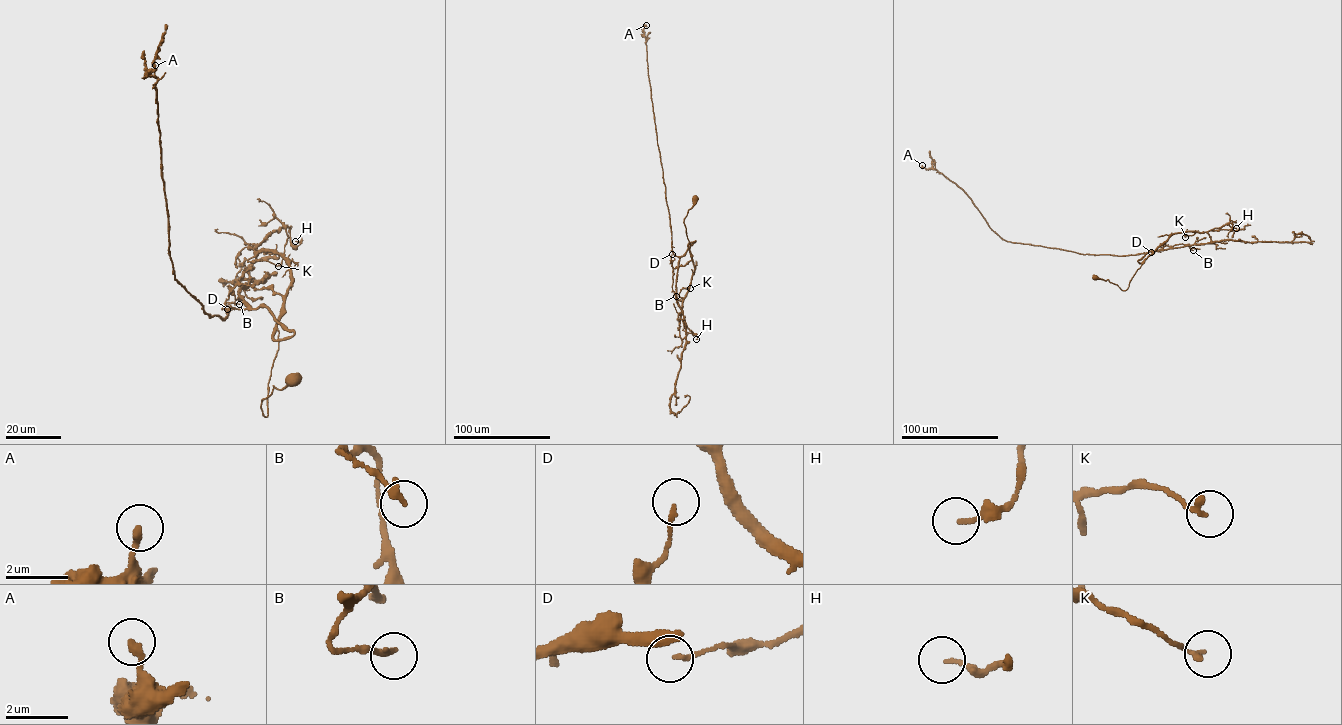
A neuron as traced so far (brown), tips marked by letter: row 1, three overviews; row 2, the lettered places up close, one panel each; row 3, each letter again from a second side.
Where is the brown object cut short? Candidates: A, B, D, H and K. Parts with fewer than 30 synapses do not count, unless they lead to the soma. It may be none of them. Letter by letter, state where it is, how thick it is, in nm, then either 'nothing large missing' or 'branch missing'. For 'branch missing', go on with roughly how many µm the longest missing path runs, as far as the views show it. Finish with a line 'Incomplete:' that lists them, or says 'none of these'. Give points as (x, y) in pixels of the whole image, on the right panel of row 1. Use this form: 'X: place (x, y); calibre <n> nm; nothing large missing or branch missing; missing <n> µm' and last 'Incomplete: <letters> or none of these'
A: place (922, 165); calibre 220 nm; nothing large missing
B: place (1193, 250); calibre 200 nm; nothing large missing
D: place (1151, 252); calibre 130 nm; nothing large missing
H: place (1236, 228); calibre 150 nm; nothing large missing
K: place (1185, 237); calibre 180 nm; nothing large missing
Incomplete: none of these

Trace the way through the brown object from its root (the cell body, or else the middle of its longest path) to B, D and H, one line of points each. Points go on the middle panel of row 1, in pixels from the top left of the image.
B: (695, 198), (683, 221), (691, 259), (672, 271), (672, 289), (676, 296)
D: (695, 198), (683, 221), (691, 259), (674, 268), (672, 254)
H: (695, 198), (683, 221), (694, 271), (682, 312), (686, 326), (698, 335), (696, 339)

